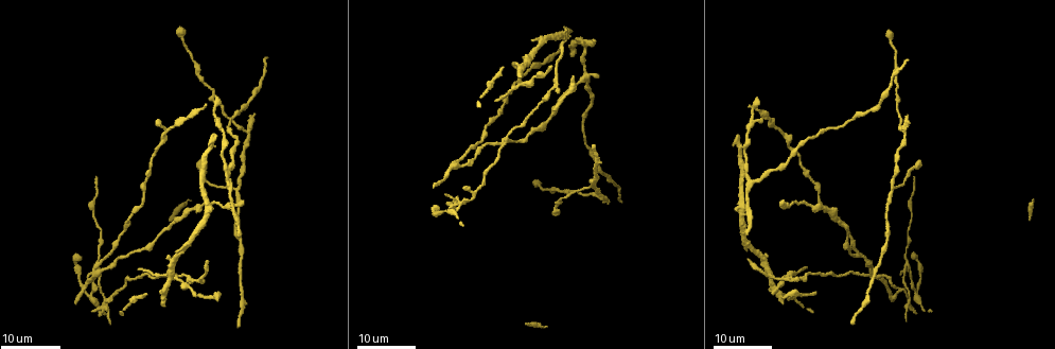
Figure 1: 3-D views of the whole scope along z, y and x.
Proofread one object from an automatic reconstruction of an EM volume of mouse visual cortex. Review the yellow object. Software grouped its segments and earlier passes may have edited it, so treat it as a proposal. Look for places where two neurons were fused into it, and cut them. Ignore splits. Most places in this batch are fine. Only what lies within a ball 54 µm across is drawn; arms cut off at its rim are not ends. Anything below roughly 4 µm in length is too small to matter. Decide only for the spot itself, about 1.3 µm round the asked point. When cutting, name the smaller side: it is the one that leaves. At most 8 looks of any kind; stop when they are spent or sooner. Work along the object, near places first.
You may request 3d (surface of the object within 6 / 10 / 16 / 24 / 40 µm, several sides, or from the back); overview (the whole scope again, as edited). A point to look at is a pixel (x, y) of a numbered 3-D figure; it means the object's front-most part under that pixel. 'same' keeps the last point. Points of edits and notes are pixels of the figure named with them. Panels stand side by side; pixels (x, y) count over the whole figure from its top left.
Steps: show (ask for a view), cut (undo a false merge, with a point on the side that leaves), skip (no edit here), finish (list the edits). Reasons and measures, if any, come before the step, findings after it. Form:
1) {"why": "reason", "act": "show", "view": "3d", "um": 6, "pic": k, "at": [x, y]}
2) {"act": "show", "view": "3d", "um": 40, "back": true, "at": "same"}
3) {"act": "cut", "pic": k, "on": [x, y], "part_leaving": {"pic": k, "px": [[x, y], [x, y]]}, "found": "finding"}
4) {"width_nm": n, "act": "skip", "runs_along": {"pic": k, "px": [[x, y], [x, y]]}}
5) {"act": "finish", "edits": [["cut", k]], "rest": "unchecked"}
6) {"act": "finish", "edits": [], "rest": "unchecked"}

{"why": "three-way junction", "act": "show", "view": "3d", "um": 24, "pic": 1, "at": [244, 129]}

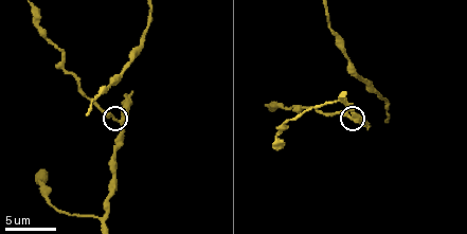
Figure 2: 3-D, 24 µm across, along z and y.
{"act": "show", "view": "3d", "um": 6, "pic": 2, "at": [118, 121]}

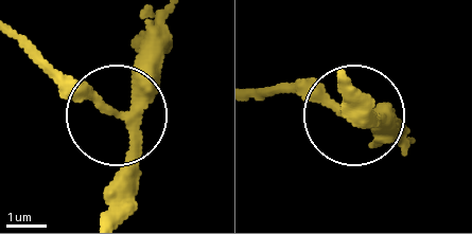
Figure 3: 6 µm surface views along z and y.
{"width_nm": 210, "act": "skip", "found": "continuous, no second neuron"}

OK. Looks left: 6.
{"act": "show", "view": "3d", "um": 6, "pic": 2, "at": [355, 76]}

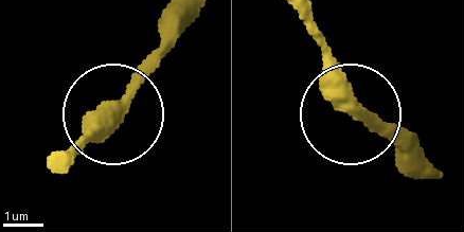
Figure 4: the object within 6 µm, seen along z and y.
{"side_arm_um": 11, "act": "skip", "runs_along": {"pic": 4, "px": [[300, 20], [323, 51], [337, 102], [415, 131]]}, "found": "one neuron here"}

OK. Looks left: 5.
{"why": "three-way junction", "act": "show", "view": "3d", "um": 6, "pic": 2, "at": [337, 101]}

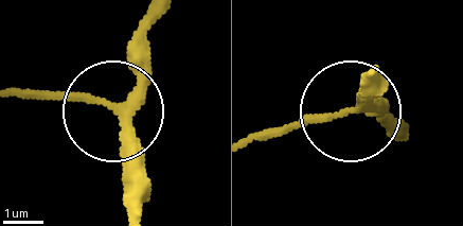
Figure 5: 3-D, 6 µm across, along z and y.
{"act": "show", "view": "3d", "um": 6, "back": true, "pic": 5, "at": [120, 114]}

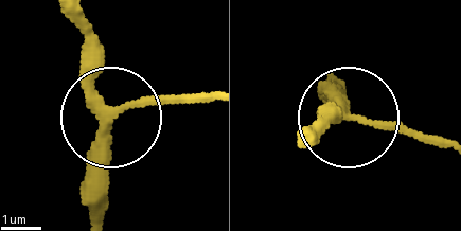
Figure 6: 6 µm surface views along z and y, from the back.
{"arms": 3, "act": "skip", "found": "continuous, no second neuron"}

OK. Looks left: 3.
{"act": "show", "view": "3d", "um": 16, "pic": 1, "at": [459, 168]}

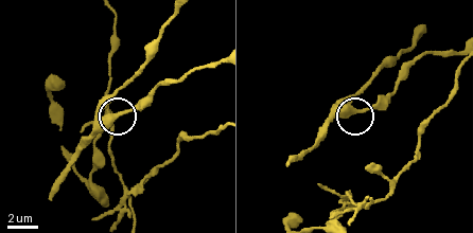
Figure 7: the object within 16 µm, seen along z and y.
{"act": "show", "view": "3d", "um": 10, "pic": 7, "at": [350, 115]}

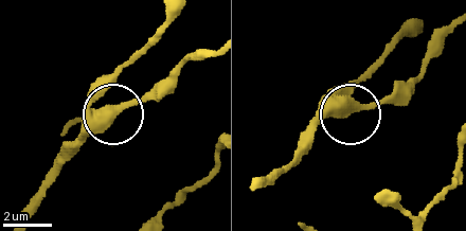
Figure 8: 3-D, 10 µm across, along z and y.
{"act": "skip", "found": "one neuron here"}

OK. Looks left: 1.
{"act": "finish", "edits": [], "rest": "unchecked"}

